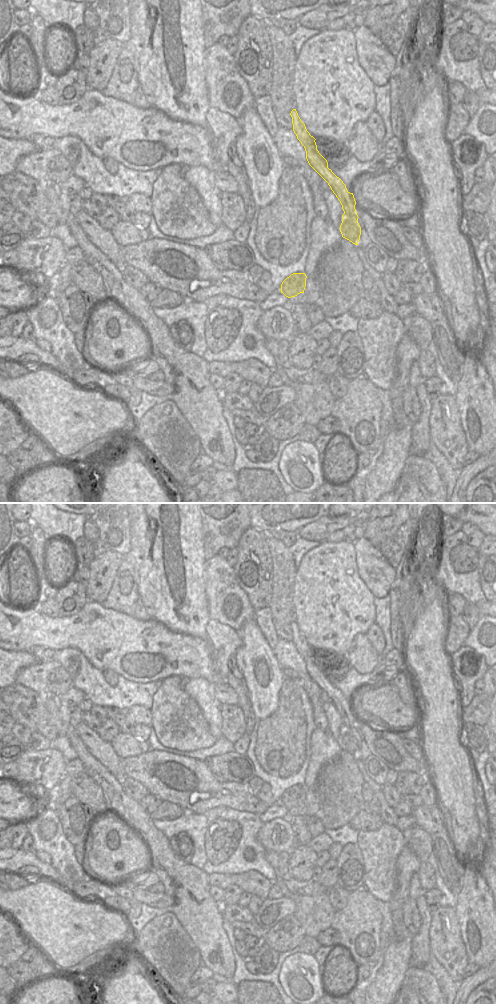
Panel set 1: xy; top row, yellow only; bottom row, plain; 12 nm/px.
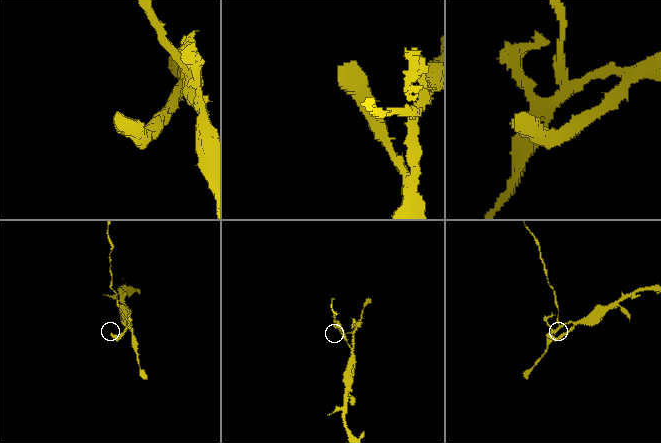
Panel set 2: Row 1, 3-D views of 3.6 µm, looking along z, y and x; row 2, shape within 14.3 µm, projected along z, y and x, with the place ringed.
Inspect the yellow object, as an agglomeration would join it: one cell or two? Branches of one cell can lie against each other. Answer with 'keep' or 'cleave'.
cleave

